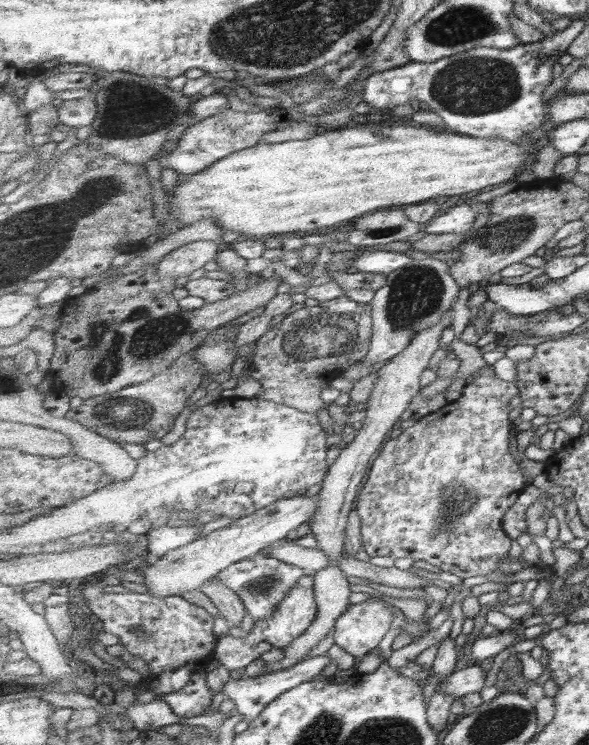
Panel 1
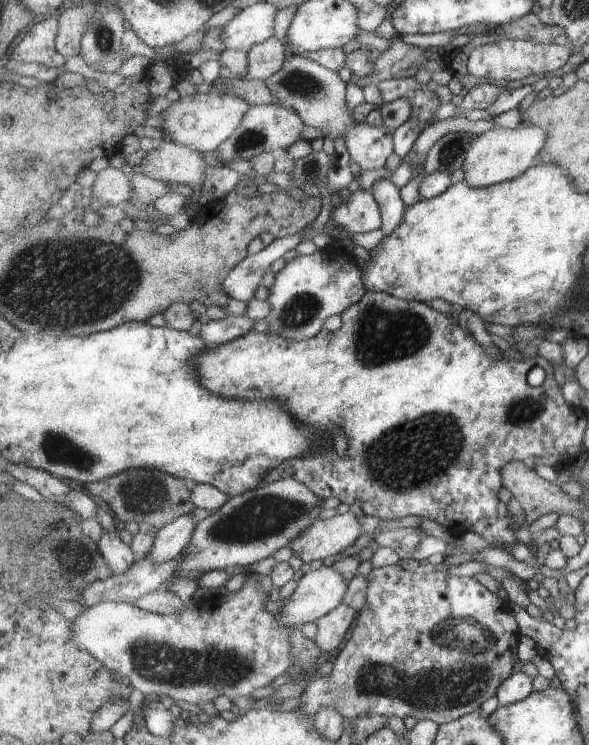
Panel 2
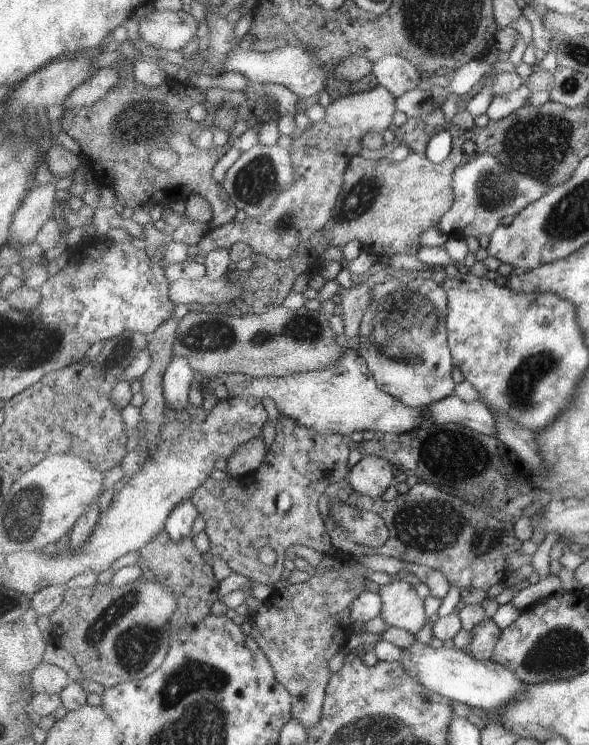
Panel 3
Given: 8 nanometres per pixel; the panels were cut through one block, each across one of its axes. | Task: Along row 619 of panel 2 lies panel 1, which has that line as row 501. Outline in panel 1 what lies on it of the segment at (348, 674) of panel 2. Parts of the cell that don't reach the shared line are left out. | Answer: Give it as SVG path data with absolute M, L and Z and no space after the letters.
M487 364L485 368L481 368L475 373L475 380L471 384L465 386L461 396L455 402L446 403L439 410L425 415L416 423L403 430L403 432L393 440L387 440L378 452L377 458L372 463L369 470L369 476L362 485L360 490L360 498L356 501L356 510L363 519L362 536L365 550L370 556L390 556L393 559L410 556L417 561L425 561L434 567L439 567L443 572L456 575L460 579L474 576L485 576L491 571L500 572L500 561L505 559L513 546L513 538L505 532L504 517L512 509L516 501L519 499L525 488L527 488L526 477L517 464L517 460L511 454L511 429L518 425L517 422L509 420L509 402L513 396L520 394L520 388L515 382L509 380L501 380L497 376L494 366Z

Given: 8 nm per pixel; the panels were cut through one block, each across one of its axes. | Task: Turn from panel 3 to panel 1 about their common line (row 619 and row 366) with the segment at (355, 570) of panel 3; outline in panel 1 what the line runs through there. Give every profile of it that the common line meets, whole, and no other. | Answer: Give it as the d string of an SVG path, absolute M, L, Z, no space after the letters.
M346 294L333 300L306 306L289 314L281 322L271 324L269 330L255 343L250 364L250 376L261 384L259 398L292 405L301 412L317 414L329 403L321 400L321 384L330 383L345 371L362 361L372 346L374 322L371 303L360 303Z

